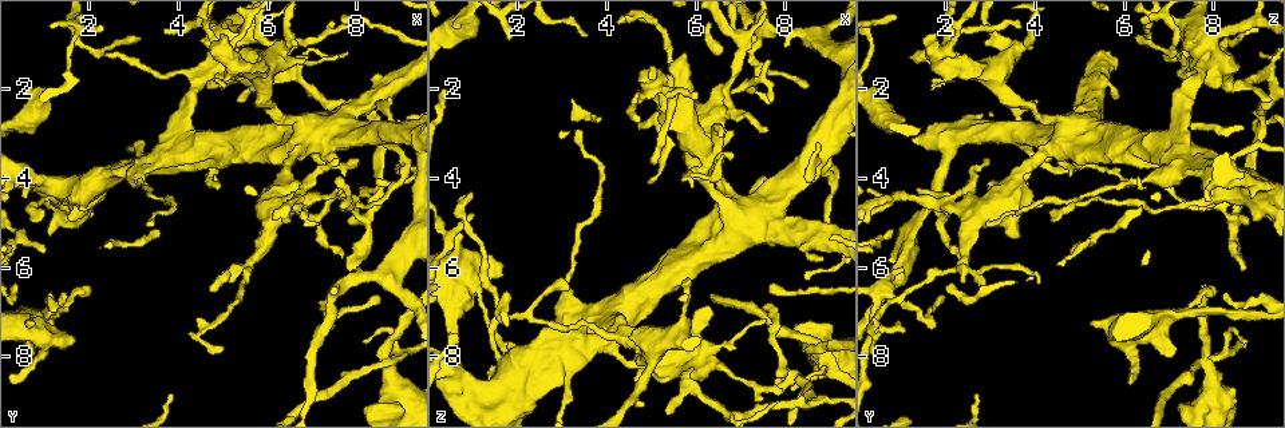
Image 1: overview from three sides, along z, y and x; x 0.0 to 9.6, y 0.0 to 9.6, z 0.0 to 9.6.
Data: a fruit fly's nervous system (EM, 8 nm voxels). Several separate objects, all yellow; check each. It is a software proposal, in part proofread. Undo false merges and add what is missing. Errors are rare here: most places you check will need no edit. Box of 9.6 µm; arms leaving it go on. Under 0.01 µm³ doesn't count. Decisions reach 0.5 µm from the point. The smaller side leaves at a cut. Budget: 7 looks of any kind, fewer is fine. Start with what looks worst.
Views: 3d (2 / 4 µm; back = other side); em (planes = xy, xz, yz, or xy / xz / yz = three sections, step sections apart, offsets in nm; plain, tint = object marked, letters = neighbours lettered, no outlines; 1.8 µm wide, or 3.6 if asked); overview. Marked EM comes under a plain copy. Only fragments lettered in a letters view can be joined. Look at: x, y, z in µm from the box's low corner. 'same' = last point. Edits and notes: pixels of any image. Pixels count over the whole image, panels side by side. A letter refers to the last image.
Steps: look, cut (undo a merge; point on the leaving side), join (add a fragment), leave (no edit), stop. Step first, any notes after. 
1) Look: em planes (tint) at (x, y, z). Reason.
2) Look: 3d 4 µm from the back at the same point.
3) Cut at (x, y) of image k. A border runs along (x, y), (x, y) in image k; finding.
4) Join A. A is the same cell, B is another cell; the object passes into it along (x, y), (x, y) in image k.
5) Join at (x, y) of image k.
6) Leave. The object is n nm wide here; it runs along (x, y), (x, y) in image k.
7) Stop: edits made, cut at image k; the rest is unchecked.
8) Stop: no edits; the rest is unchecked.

Look: em yz step 4 (letters) at (8.75, 8.25, 7.90). Looks like a crossing.

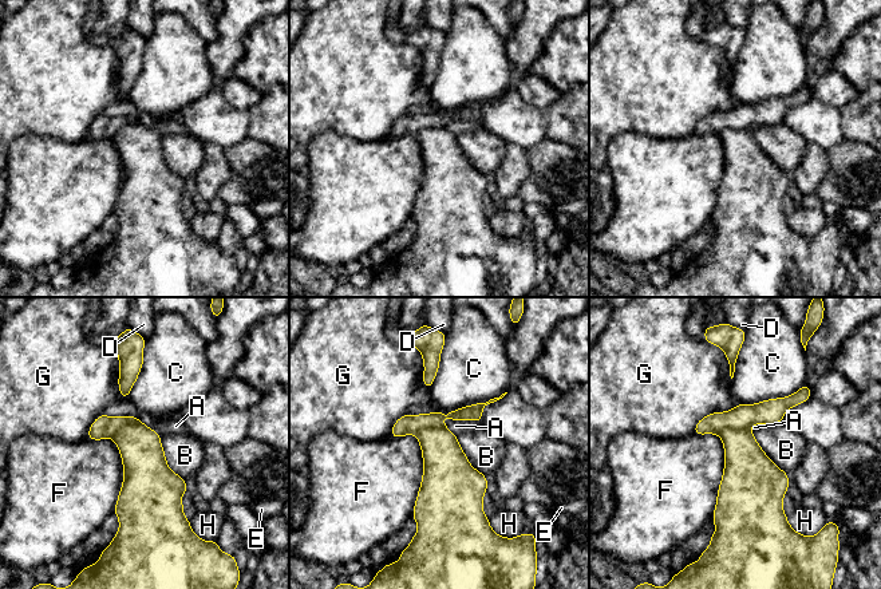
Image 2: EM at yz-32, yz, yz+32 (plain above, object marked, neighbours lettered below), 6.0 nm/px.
Look: em planes (letters) at the same point. Cut it another way.

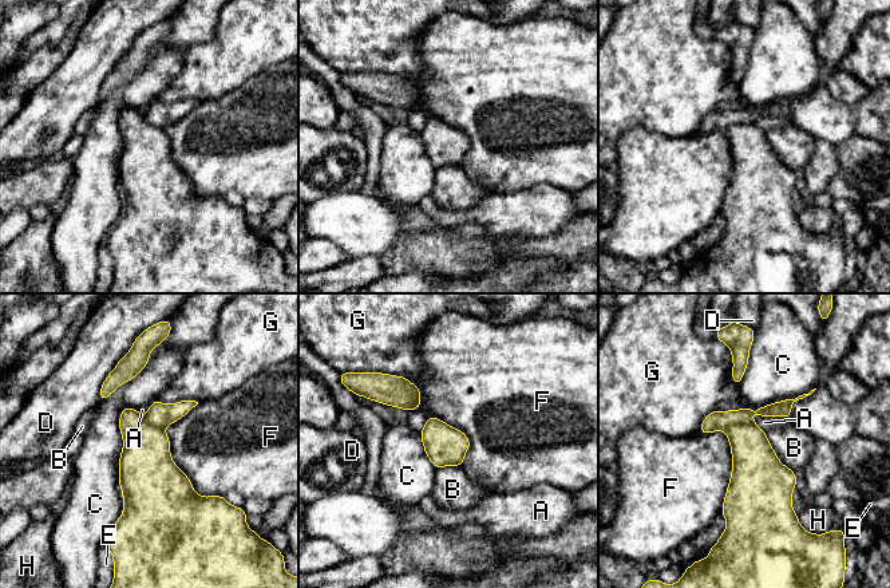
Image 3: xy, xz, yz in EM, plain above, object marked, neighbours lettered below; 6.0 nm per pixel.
Cut at (716, 421) of image 3. The object is 240 nm wide here; A, B, C, D, E, F, G and H are other cells; two neurons meet here.

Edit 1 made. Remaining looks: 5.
Look: 3d 2 µm at (5.90, 1.90, 8.65). Calibre changes.

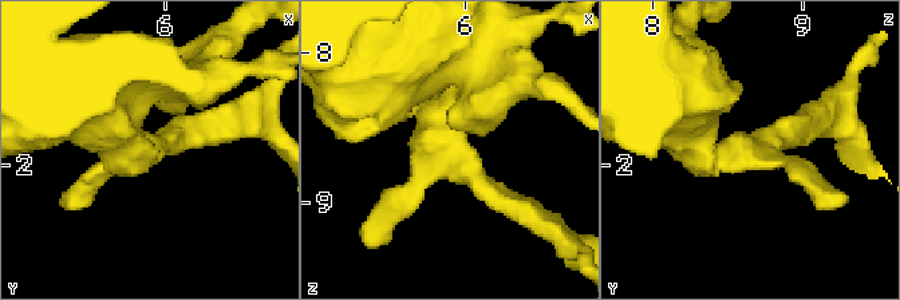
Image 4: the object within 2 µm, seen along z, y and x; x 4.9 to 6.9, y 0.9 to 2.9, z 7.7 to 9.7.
Look: em planes (letters) at (5.94, 1.88, 8.66). Now the EM.

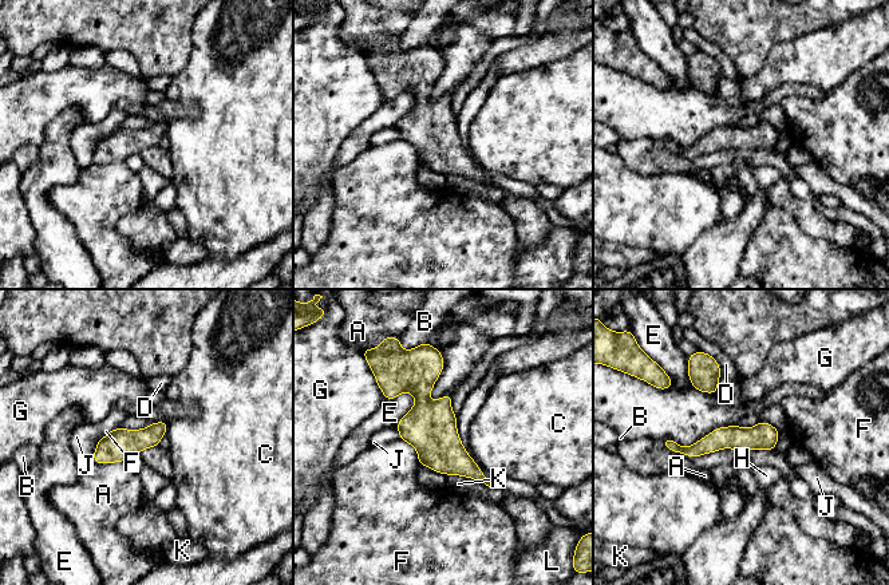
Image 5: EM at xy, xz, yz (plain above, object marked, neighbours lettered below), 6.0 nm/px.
Leave. The object is 160 nm wide here; the longest contact is with K, 320 nm; A, B, C, D, E, F, G, H, J, K and L are other cells; continuous, no second neuron.

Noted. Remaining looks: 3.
Look: 3d 2 µm at (5.30, 1.45, 2.10). Small branch off a trunk.

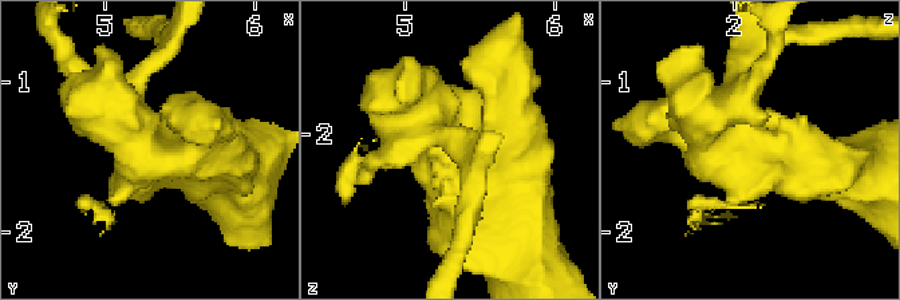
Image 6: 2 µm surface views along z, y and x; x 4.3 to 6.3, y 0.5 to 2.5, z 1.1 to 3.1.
Look: em xy step 8 (letters) at (5.30, 1.46, 2.08). Now the EM.

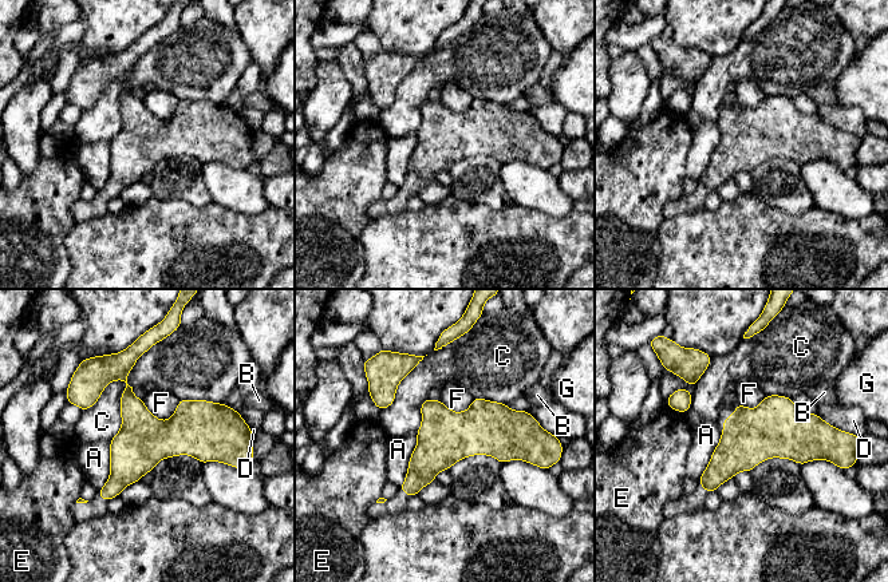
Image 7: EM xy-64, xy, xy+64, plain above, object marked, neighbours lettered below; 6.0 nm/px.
Leave. A, B, C, D, E, F and G are other cells; it runs along (77, 399), (121, 376), (160, 435), (225, 439) in image 7; continuous, no second neuron.

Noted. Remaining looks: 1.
Stop: edits made, cut at image 3; the rest is unchecked.

